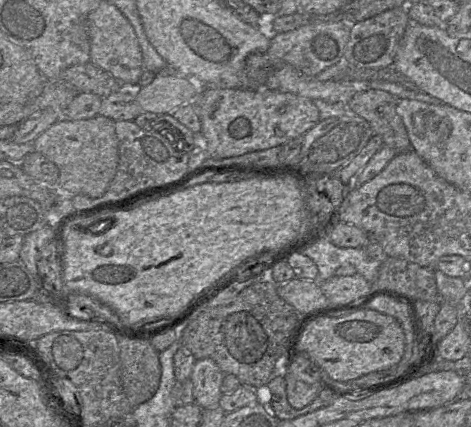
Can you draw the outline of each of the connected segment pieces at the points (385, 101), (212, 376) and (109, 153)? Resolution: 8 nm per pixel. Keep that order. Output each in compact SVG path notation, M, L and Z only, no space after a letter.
M375 89L358 91L346 104L350 113L365 119L387 145L397 153L411 149L409 135L397 113L398 99L391 94Z
M210 358L196 360L190 376L195 403L204 408L219 406L224 373Z
M99 114L85 120L62 117L34 140L34 151L44 155L59 169L57 190L61 195L100 197L105 192L119 162L114 123L112 119Z

